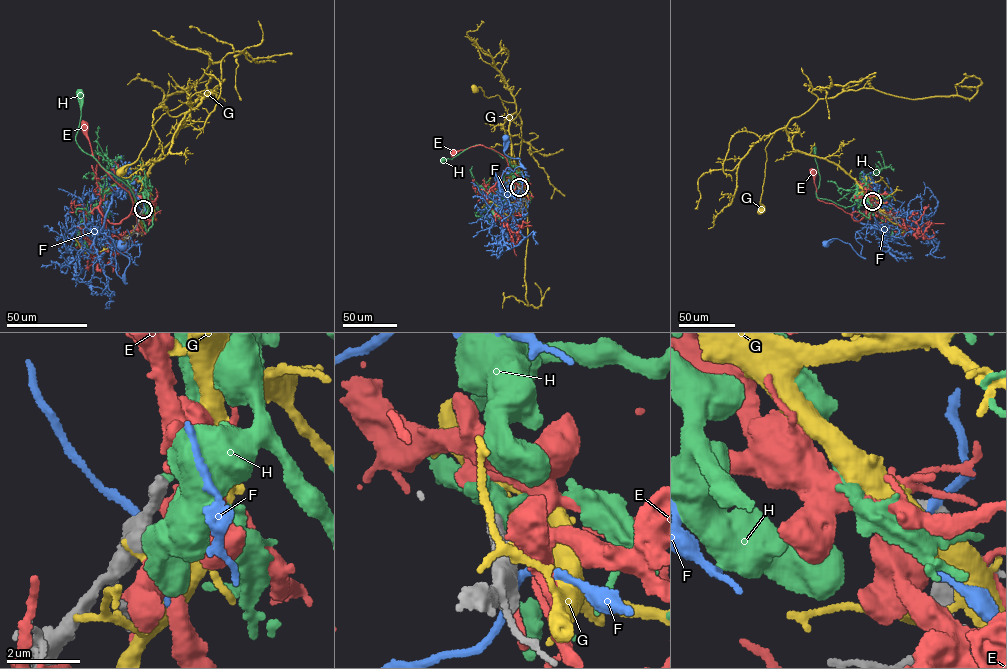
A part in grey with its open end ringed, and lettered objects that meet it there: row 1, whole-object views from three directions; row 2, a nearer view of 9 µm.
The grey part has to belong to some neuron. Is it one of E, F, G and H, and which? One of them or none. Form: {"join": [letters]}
{"join": ["H"]}

